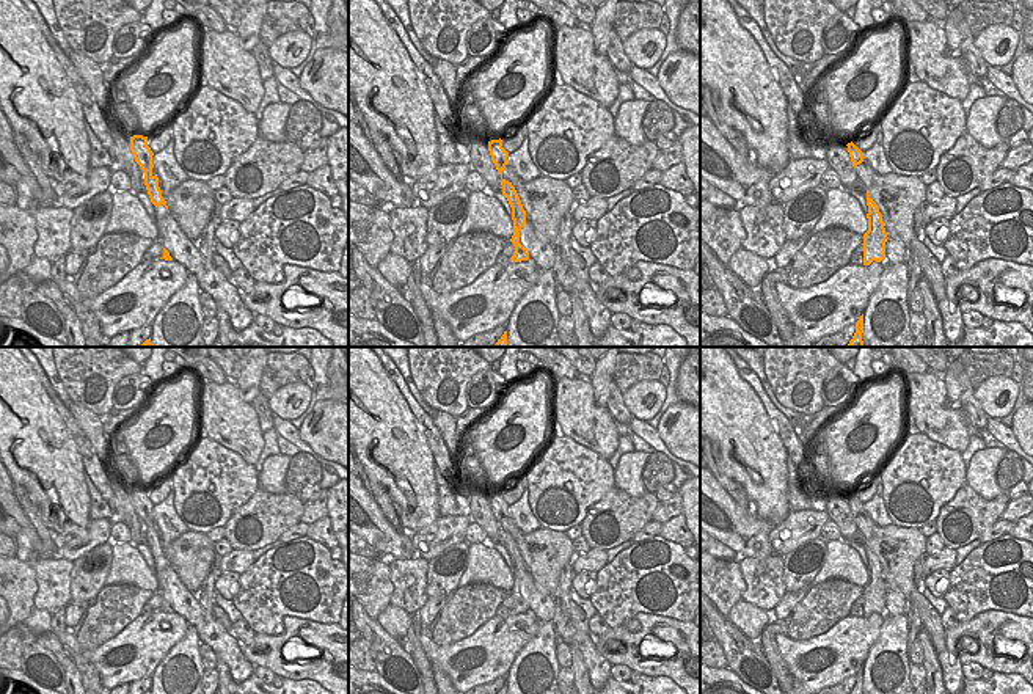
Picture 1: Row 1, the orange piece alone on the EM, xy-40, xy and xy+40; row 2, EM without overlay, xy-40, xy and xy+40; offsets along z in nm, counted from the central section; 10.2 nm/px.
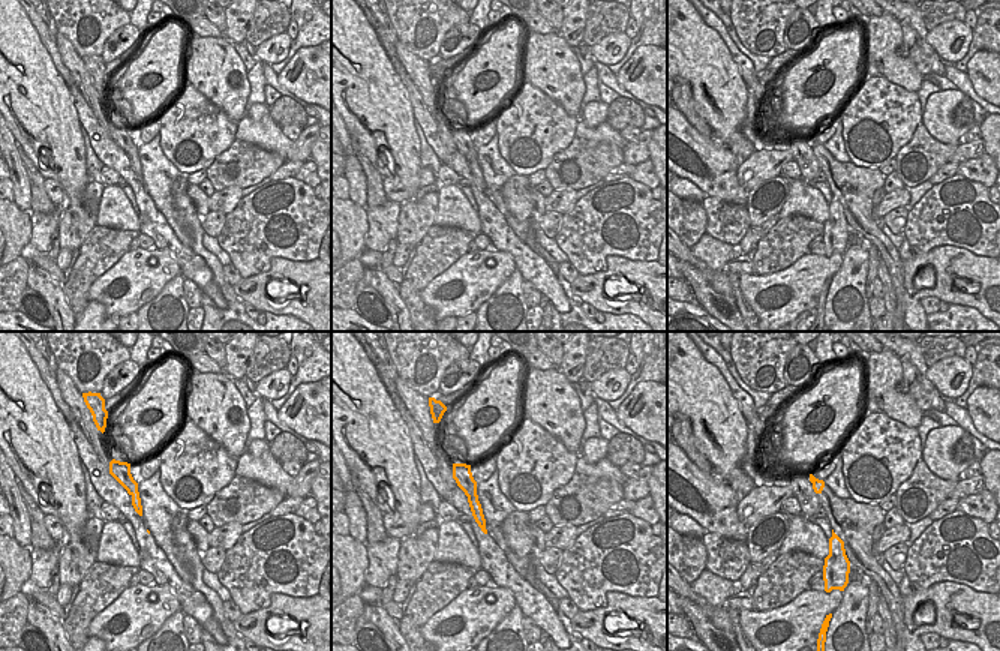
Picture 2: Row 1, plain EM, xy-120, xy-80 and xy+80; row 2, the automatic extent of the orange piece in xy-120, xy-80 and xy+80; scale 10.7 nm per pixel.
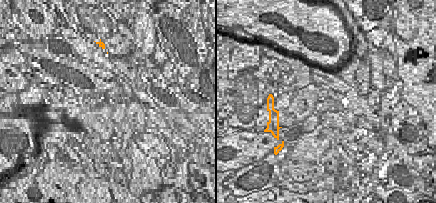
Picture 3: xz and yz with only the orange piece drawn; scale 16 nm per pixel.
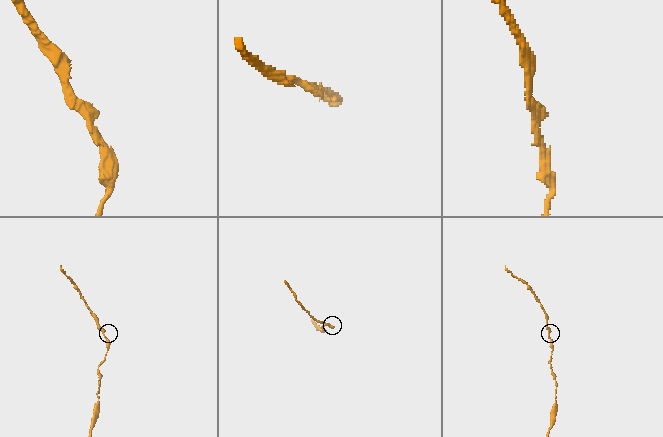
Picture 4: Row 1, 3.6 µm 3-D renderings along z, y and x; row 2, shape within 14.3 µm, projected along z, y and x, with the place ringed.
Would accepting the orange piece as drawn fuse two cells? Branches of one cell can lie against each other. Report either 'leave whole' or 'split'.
leave whole

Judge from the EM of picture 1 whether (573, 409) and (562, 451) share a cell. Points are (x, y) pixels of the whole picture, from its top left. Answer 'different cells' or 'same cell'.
different cells

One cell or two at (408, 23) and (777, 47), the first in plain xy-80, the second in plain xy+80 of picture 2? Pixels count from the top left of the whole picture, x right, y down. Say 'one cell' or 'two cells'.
one cell

